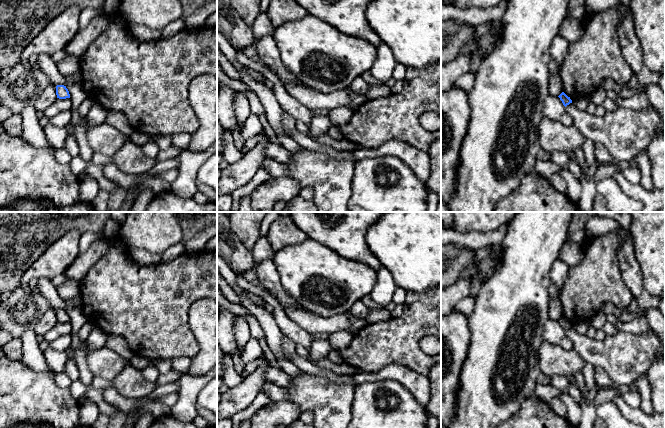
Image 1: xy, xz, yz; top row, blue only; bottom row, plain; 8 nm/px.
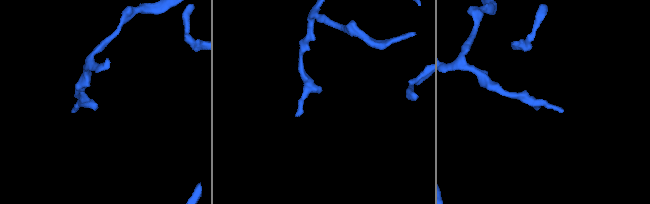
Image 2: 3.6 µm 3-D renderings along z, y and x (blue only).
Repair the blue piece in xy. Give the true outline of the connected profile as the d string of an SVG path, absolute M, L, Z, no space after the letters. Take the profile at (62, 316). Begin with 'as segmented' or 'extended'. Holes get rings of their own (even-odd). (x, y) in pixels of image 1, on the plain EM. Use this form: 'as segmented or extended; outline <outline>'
as segmented; outline M64 309L56 310L56 319L57 319L57 322L59 322L59 323L70 322L69 315L66 312L66 310L64 310Z

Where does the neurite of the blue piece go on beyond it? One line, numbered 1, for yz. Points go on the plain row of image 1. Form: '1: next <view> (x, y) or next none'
1: next none

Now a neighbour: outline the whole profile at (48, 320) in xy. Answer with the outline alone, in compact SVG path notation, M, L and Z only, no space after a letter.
M51 308L41 316L33 330L37 335L44 336L56 323L56 310Z

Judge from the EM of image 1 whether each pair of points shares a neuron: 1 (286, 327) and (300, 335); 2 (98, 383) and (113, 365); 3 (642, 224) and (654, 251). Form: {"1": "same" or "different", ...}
{"1": "same", "2": "different", "3": "same"}

